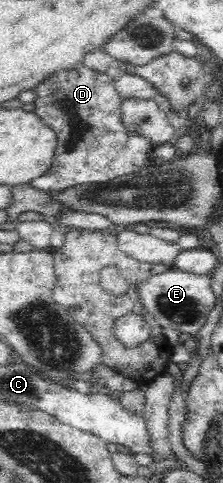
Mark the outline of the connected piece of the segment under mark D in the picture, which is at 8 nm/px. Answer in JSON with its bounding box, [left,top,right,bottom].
[32,64,154,195]

